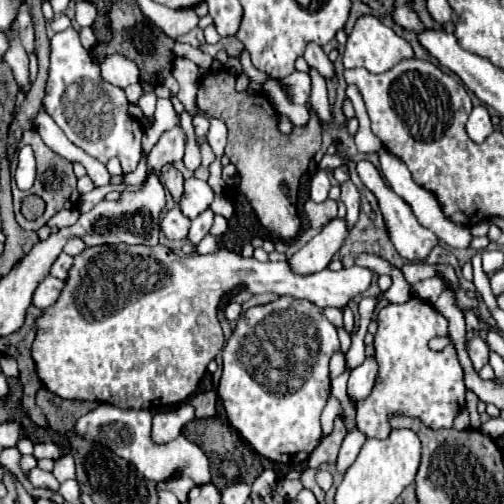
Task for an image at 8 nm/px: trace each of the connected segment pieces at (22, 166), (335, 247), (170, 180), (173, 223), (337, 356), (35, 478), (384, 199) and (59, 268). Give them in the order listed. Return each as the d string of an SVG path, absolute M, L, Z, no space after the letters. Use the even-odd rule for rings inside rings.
M21 146L17 150L19 162L15 170L15 182L19 190L29 190L32 187L36 177L36 160L31 146Z
M345 218L331 220L327 226L323 226L323 230L311 242L307 242L301 250L297 250L291 256L289 260L291 268L297 274L313 274L327 268L331 258L345 244L347 236L349 236L347 220Z
M171 164L169 166L163 166L161 168L161 178L163 178L163 184L165 188L171 192L175 204L179 204L181 196L183 196L183 176L179 170L175 170Z
M175 206L173 210L169 210L165 214L165 218L161 220L161 230L165 232L165 236L169 240L183 240L187 238L191 228L191 220L187 216L183 216L183 212Z
M337 350L333 356L331 356L331 364L329 364L329 370L331 370L331 378L339 376L345 372L345 356L341 350Z
M37 466L27 472L27 480L33 486L39 486L39 488L47 488L47 490L57 490L59 488L59 482L55 480L55 476L51 472L45 472L45 470L37 468Z
M359 160L359 162L357 162L357 174L359 174L359 178L363 180L363 184L377 196L379 208L381 208L381 212L383 212L383 218L385 218L385 224L387 224L387 230L389 230L389 238L391 238L391 242L395 244L397 252L399 252L401 256L405 256L407 260L411 260L411 262L425 260L425 258L429 256L429 252L433 250L433 246L437 244L437 236L435 236L431 230L423 228L423 226L417 222L417 218L415 218L415 214L411 212L409 204L407 204L401 196L397 196L397 194L387 186L387 182L383 180L381 172L379 172L369 160Z
M61 252L59 256L57 256L57 260L53 262L53 266L51 266L51 276L55 276L55 278L59 278L59 280L65 280L67 278L67 272L69 272L69 268L71 268L71 256L67 256L65 252Z

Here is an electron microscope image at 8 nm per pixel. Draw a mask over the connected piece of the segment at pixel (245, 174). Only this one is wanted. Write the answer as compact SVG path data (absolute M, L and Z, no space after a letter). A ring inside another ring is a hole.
M221 70L217 76L207 74L197 92L197 104L209 116L223 120L229 128L229 140L225 148L225 156L235 164L239 174L239 190L249 200L253 212L259 222L281 240L293 240L301 232L301 220L297 214L297 188L301 176L307 172L311 158L321 148L321 126L311 116L309 124L299 128L295 126L289 136L283 136L277 130L277 112L271 106L269 98L259 94L235 92L235 76L229 76ZM235 136L241 136L235 140Z

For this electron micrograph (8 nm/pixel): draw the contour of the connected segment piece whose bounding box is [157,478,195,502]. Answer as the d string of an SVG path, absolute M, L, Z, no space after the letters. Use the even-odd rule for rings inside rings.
M171 478L171 480L159 482L157 486L159 486L159 490L171 490L181 502L187 502L187 494L195 486L195 482L187 480L187 478Z

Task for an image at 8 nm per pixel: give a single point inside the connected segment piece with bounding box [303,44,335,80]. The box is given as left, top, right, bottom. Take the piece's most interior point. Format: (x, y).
(317, 59)

